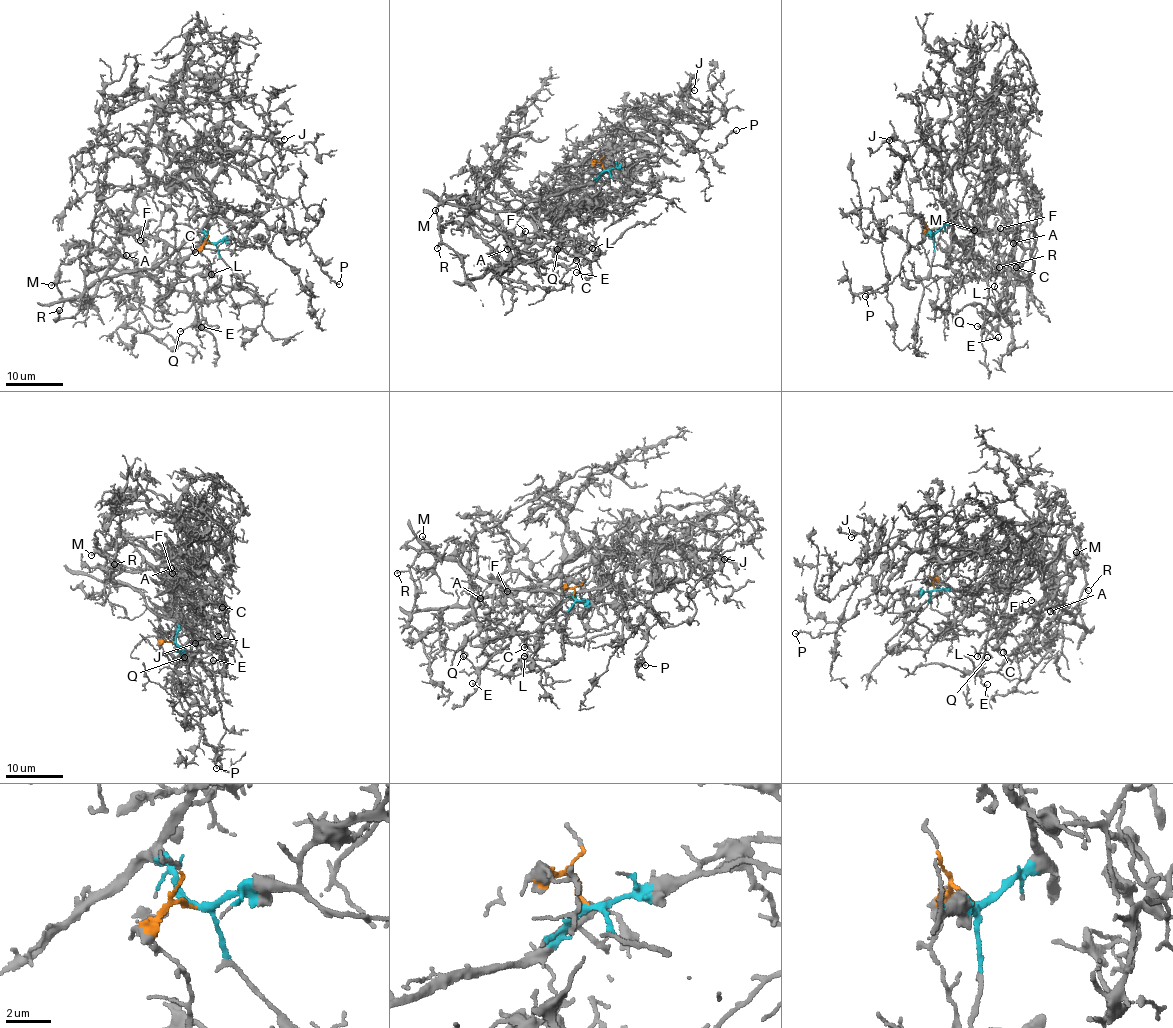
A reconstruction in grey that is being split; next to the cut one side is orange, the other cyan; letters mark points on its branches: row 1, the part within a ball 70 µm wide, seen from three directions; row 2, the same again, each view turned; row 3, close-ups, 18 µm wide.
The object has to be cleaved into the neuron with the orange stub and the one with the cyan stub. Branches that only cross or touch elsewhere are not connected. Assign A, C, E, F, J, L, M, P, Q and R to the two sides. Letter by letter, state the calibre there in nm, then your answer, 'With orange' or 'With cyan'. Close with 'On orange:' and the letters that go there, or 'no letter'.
A: Thickness 100 nm. With orange
C: Thickness 200 nm. With orange
E: Thickness 160 nm. With orange
F: Thickness 140 nm. With orange
J: Thickness 110 nm. With cyan
L: Thickness 110 nm. With orange
M: Thickness 170 nm. With orange
P: Thickness 120 nm. With cyan
Q: Thickness 120 nm. With orange
R: Thickness 140 nm. With orange
On orange: A, C, E, F, L, M, Q, R

